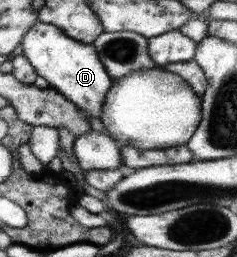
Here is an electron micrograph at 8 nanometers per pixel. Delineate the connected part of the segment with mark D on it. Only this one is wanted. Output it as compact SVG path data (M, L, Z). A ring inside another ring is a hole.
M37 19L23 36L21 45L22 54L33 65L37 75L48 81L49 87L75 104L82 113L101 119L103 102L113 84L113 78L109 77L93 44L84 44L71 39L59 27Z

